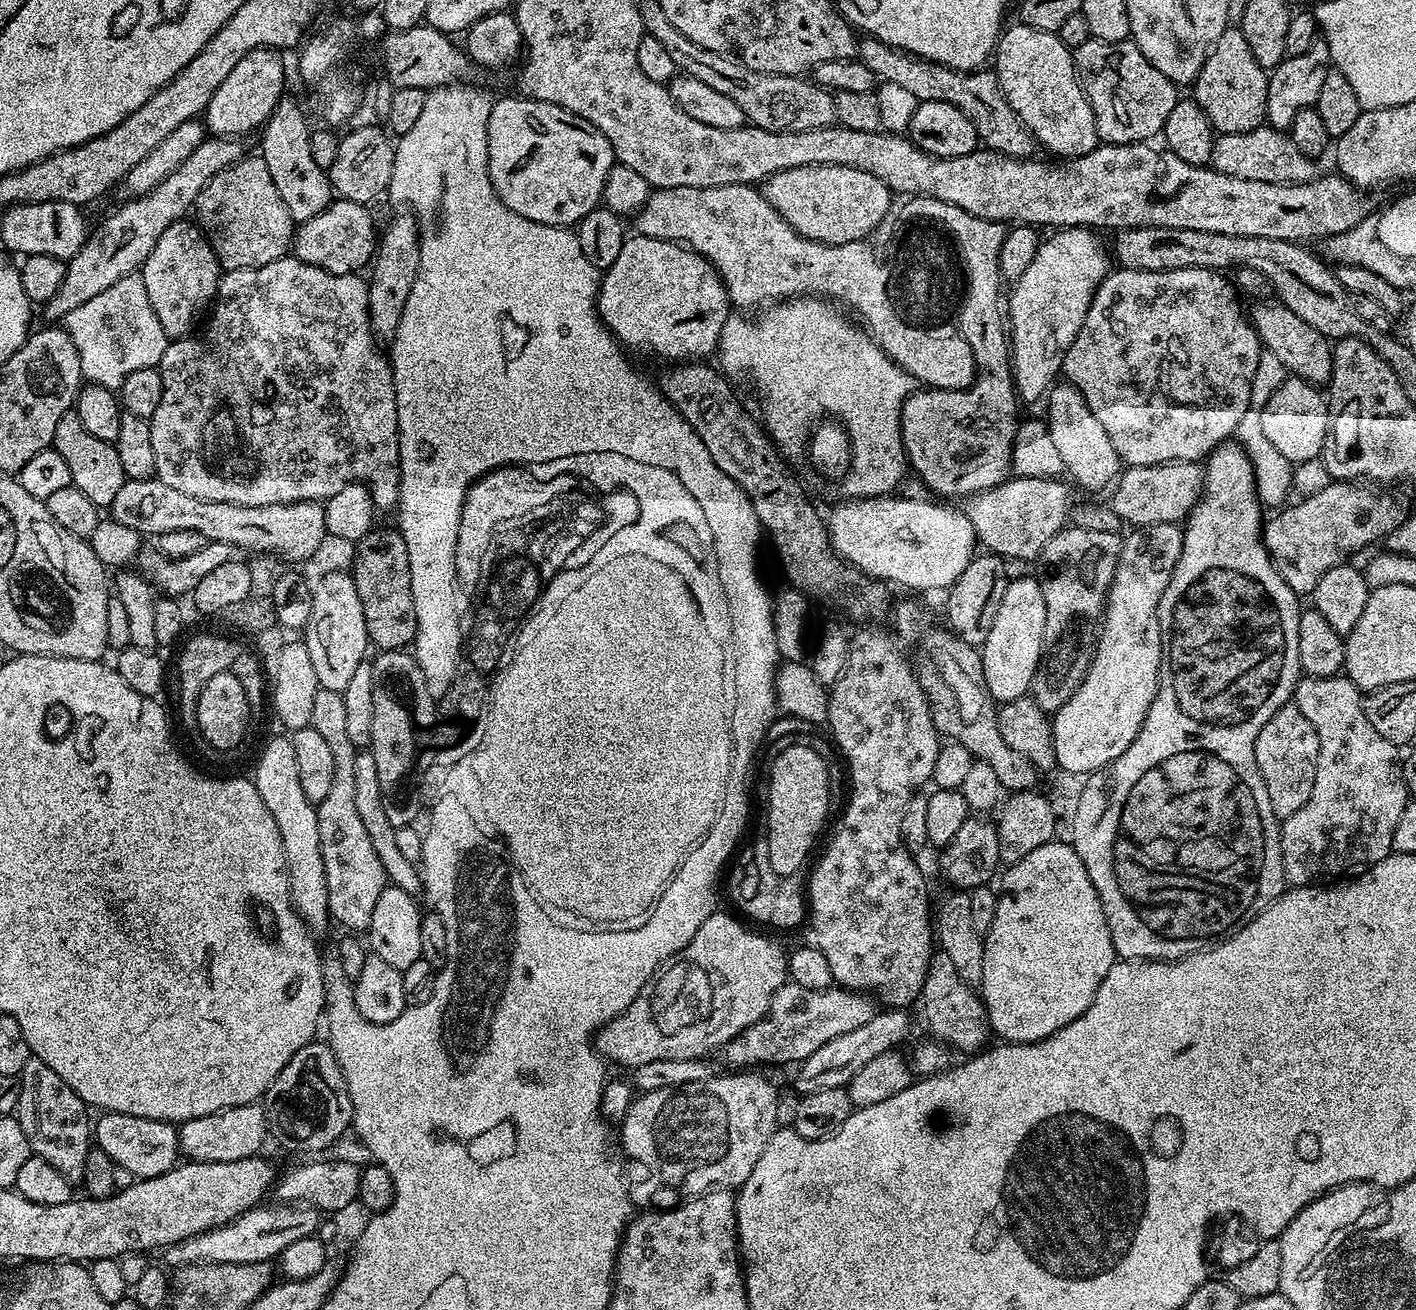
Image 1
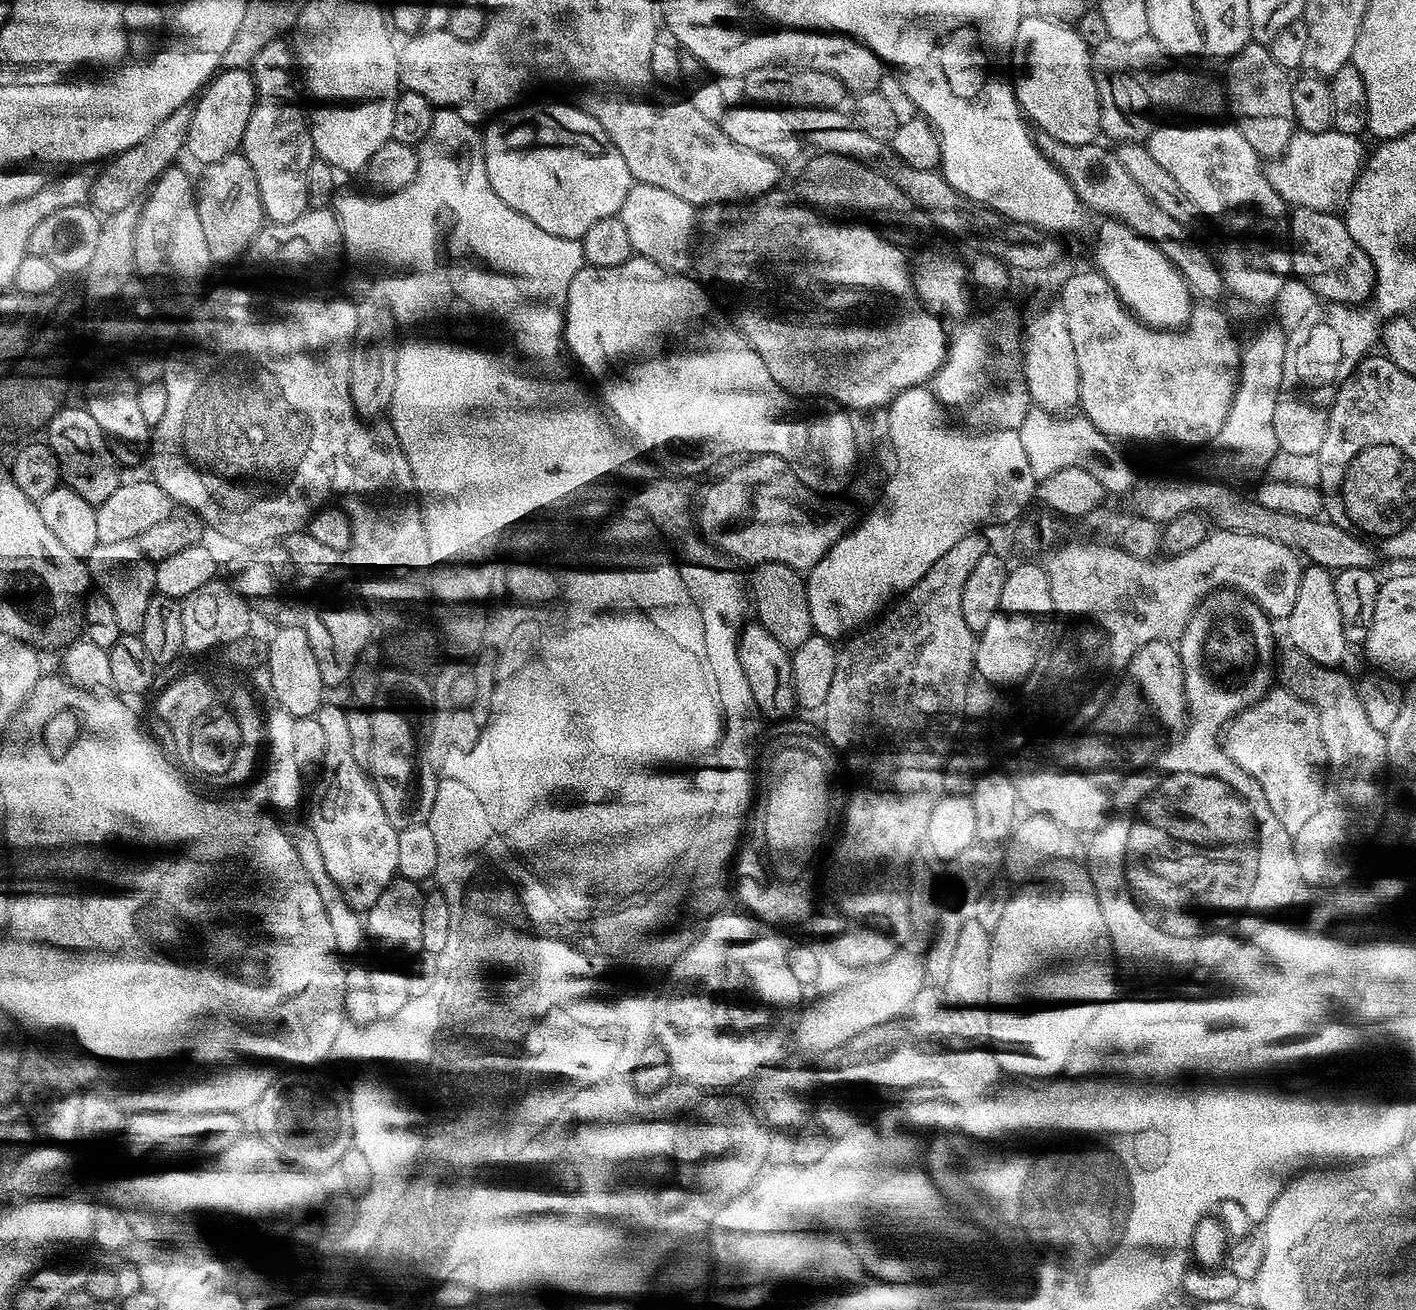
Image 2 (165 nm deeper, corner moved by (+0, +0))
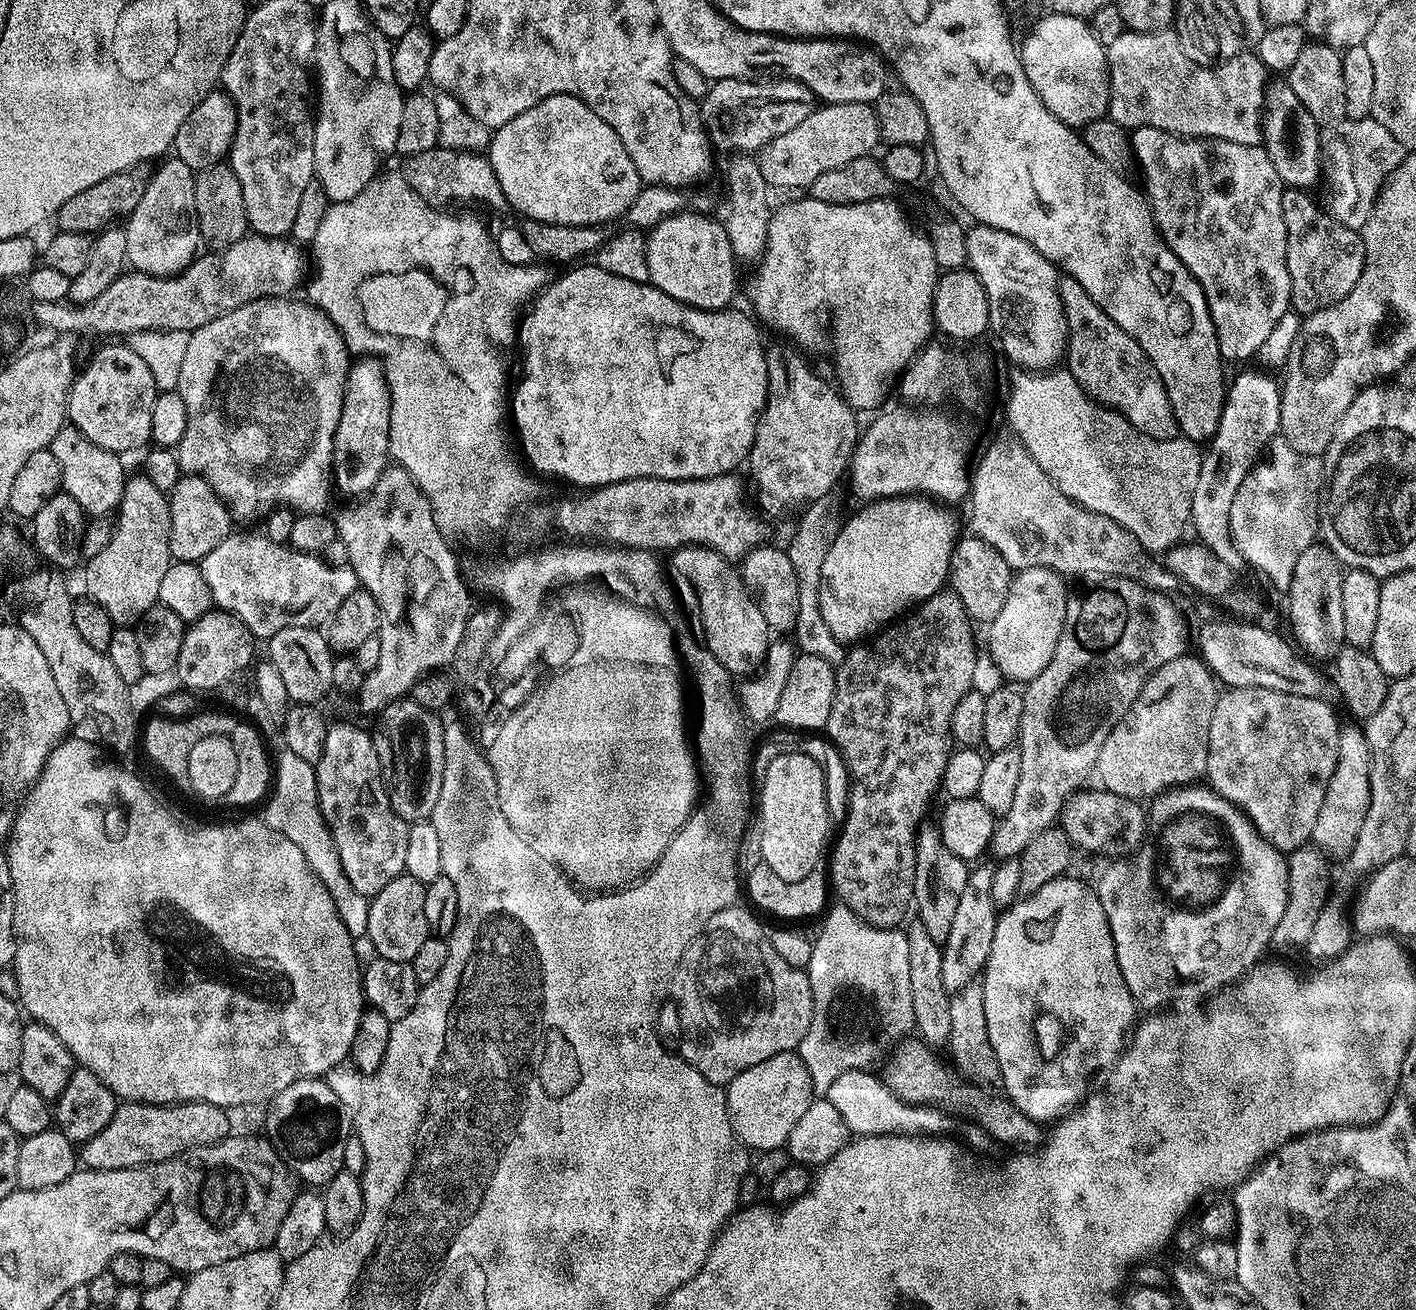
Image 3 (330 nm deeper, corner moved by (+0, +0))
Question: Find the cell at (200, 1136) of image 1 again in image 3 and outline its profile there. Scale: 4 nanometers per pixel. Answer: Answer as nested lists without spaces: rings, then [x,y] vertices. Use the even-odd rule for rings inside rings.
[[[124,1102],[114,1118],[94,1138],[83,1141],[78,1160],[85,1169],[122,1170],[143,1164],[157,1164],[181,1156],[192,1148],[217,1144],[230,1134],[229,1113],[213,1104],[134,1104]]]

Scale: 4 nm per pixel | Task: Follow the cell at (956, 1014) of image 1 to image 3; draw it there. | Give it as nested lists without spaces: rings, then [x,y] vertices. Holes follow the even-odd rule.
[[[928,822],[916,833],[916,869],[914,870],[915,919],[926,926],[930,938],[943,946],[950,938],[950,926],[954,922],[954,913],[958,911],[958,902],[962,902],[962,890],[968,885],[969,865],[962,858],[950,854],[946,850],[946,842],[942,842],[940,829],[935,823]]]

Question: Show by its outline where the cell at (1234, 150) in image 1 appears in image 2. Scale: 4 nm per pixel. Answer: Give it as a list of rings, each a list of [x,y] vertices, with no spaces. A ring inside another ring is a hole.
[[[1297,130],[1286,150],[1267,161],[1264,177],[1292,208],[1309,208],[1319,212],[1336,212],[1347,201],[1366,159],[1366,147],[1360,136],[1335,130],[1310,134]]]

